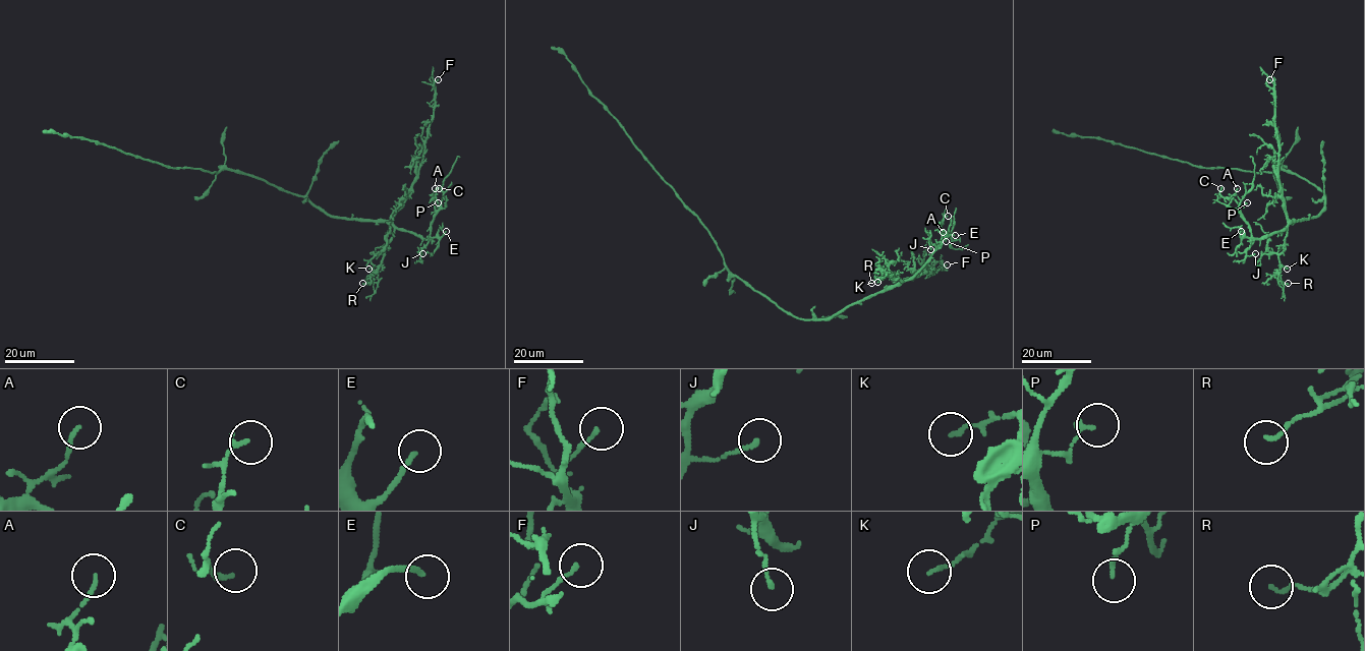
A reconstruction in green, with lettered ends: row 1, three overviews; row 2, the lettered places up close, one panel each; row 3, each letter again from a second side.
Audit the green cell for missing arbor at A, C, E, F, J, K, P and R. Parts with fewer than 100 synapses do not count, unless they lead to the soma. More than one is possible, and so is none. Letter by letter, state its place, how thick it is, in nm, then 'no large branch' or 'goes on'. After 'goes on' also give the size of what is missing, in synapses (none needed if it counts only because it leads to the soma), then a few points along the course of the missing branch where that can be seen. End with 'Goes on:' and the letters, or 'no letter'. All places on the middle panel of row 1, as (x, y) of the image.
A: place (943, 232); calibre 130 nm; no large branch
C: place (948, 216); calibre 170 nm; no large branch
E: place (955, 235); calibre 180 nm; goes on; course (955, 235), (949, 253), (933, 272)
F: place (947, 264); calibre 150 nm; no large branch
J: place (930, 249); calibre 140 nm; no large branch
K: place (877, 282); calibre 130 nm; no large branch
P: place (946, 241); calibre 140 nm; no large branch
R: place (871, 283); calibre 120 nm; no large branch
Goes on: E

